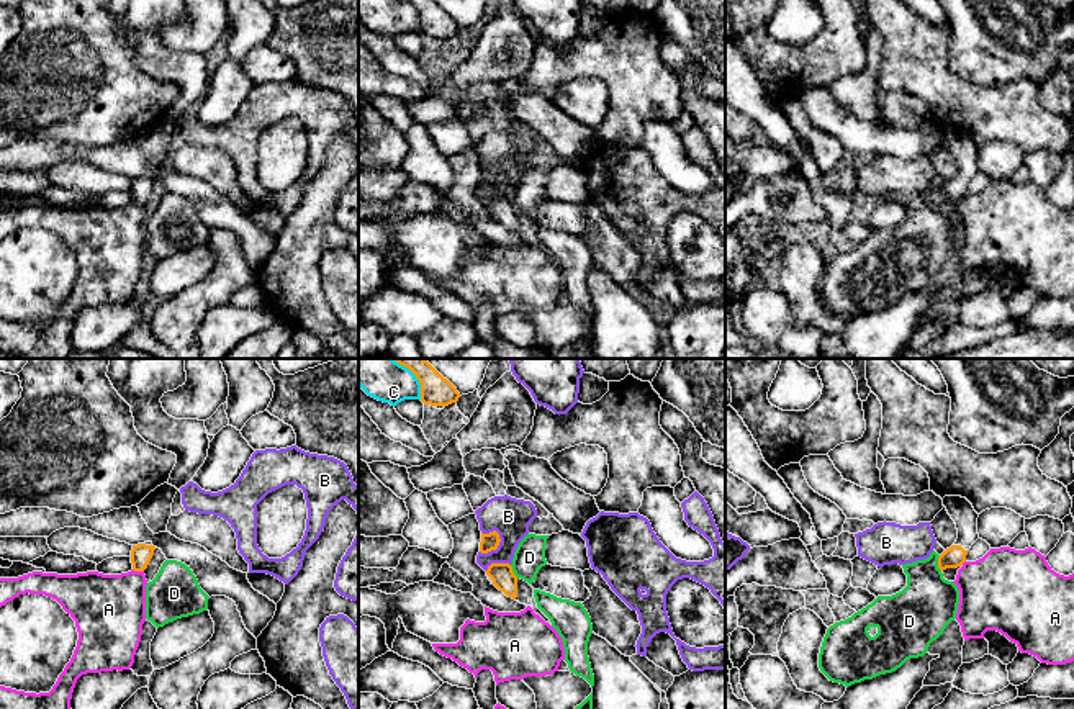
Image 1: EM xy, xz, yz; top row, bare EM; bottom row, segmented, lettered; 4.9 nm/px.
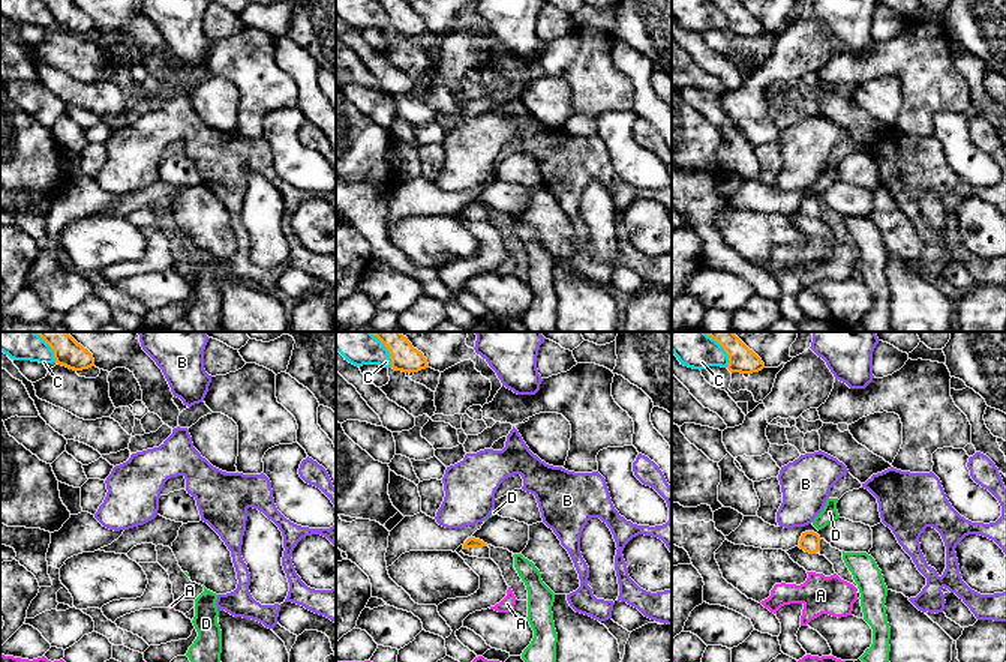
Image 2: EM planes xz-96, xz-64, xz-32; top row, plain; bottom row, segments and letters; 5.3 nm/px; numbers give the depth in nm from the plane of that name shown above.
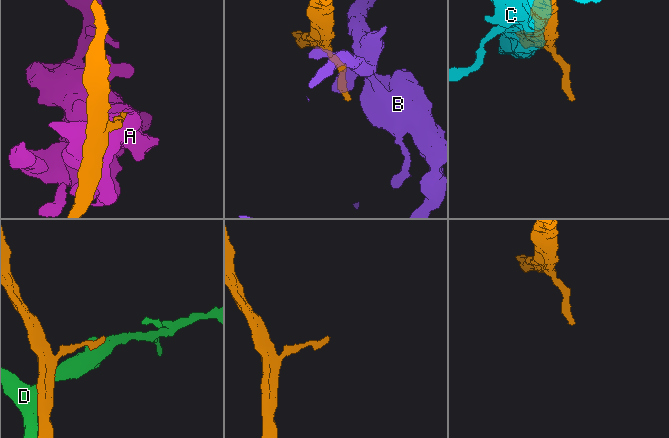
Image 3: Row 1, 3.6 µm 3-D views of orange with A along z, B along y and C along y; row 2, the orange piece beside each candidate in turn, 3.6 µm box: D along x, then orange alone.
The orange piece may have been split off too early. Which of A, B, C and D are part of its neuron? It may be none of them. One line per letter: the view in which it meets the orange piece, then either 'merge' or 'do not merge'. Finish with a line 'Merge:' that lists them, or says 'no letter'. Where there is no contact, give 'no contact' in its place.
A: contact in xy; do not merge
B: contact in xz; do not merge
C: contact in xz; do not merge
D: contact in yz; do not merge
Merge: no letter

